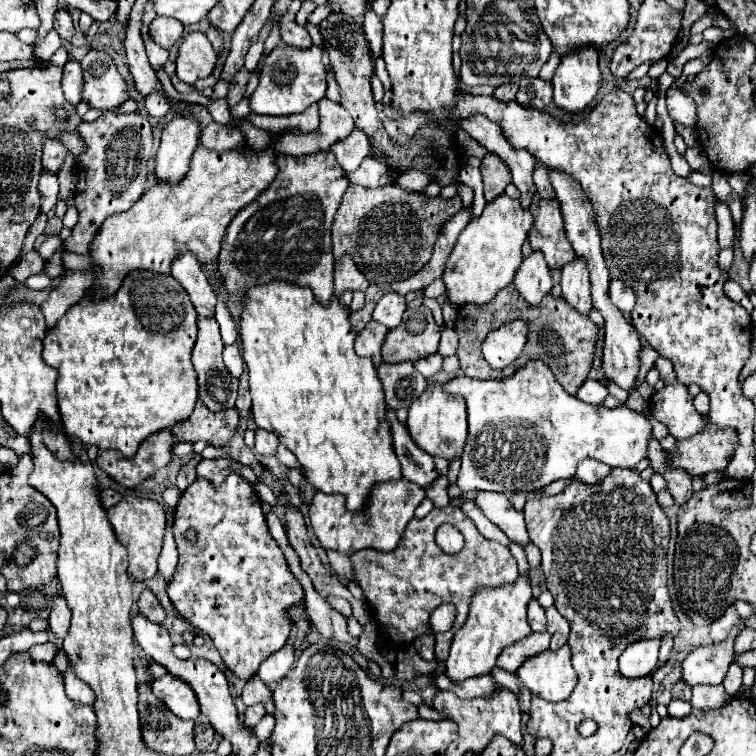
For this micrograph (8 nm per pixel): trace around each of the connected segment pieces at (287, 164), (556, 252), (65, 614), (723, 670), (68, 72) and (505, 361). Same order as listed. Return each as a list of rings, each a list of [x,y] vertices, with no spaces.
[[[315,152],[299,158],[281,154],[275,164],[279,174],[271,186],[231,220],[223,236],[217,268],[227,292],[227,304],[241,310],[251,286],[283,280],[311,288],[315,300],[327,306],[333,298],[335,266],[331,256],[331,224],[349,180],[333,152]]]
[[[535,196],[531,214],[535,218],[529,232],[531,250],[543,252],[547,266],[561,272],[561,268],[575,258],[575,252],[571,252],[571,244],[565,236],[559,200],[543,200],[541,196]]]
[[[59,596],[55,602],[55,608],[49,614],[49,632],[55,638],[63,640],[67,636],[67,630],[69,630],[69,620],[71,620],[71,612],[69,612],[63,596]]]
[[[733,628],[723,644],[695,648],[681,664],[681,682],[691,688],[699,684],[721,684],[733,662],[733,640],[737,634],[739,628]]]
[[[69,60],[63,66],[63,92],[65,98],[77,106],[81,102],[81,90],[83,90],[83,70],[77,60]]]
[[[513,320],[501,326],[499,330],[491,332],[483,342],[485,360],[495,370],[507,368],[511,362],[515,362],[521,356],[523,346],[527,342],[527,332],[529,332],[529,324],[525,320]]]

